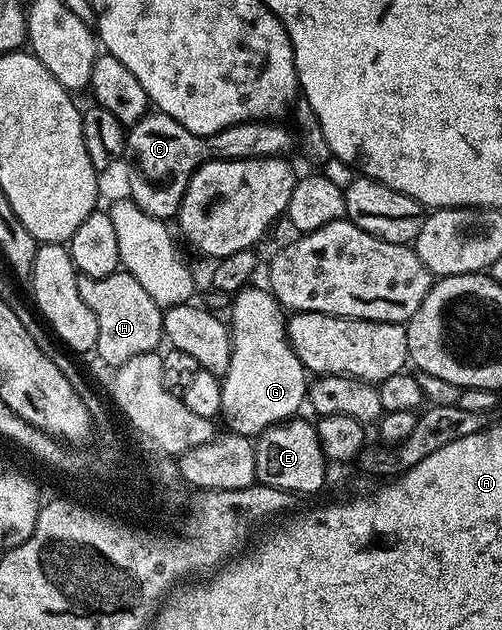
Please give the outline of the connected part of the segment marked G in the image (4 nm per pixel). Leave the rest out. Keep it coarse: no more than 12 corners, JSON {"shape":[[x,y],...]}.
{"shape":[[246,285],[227,317],[228,429],[296,415],[307,371],[286,311]]}

